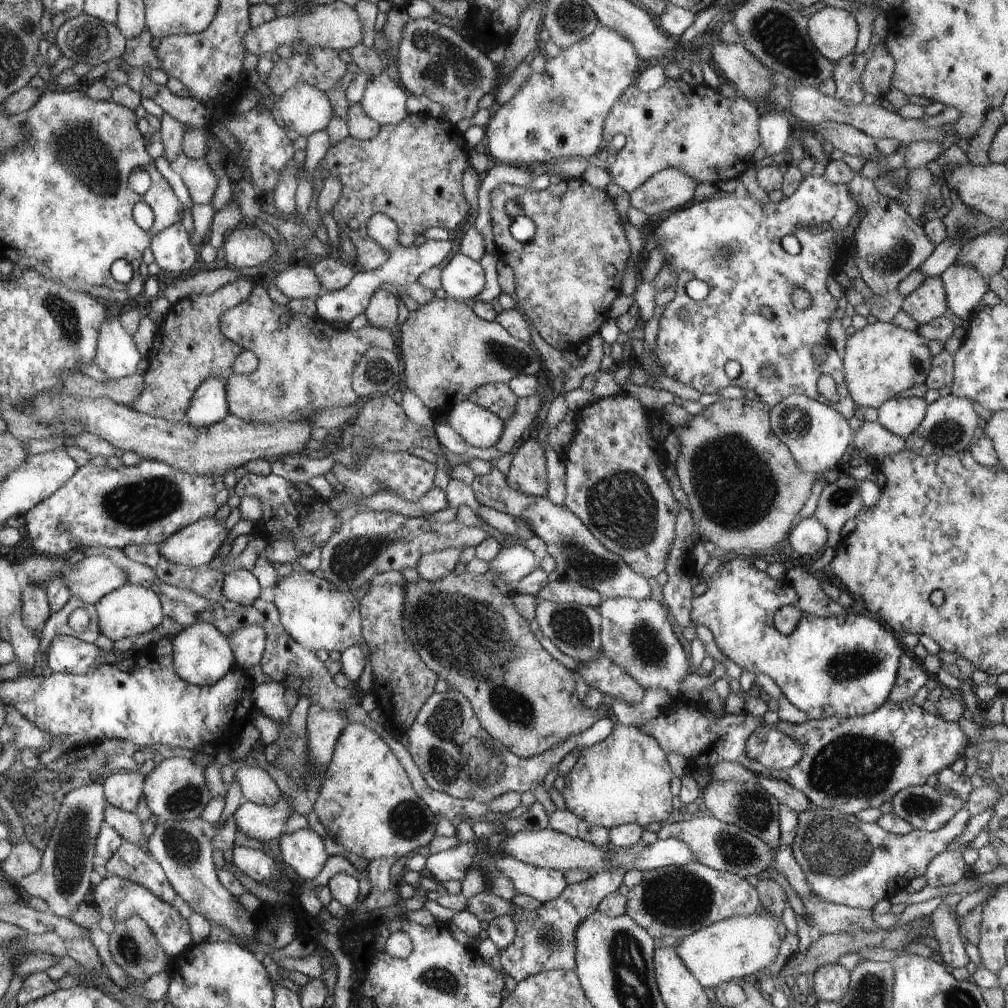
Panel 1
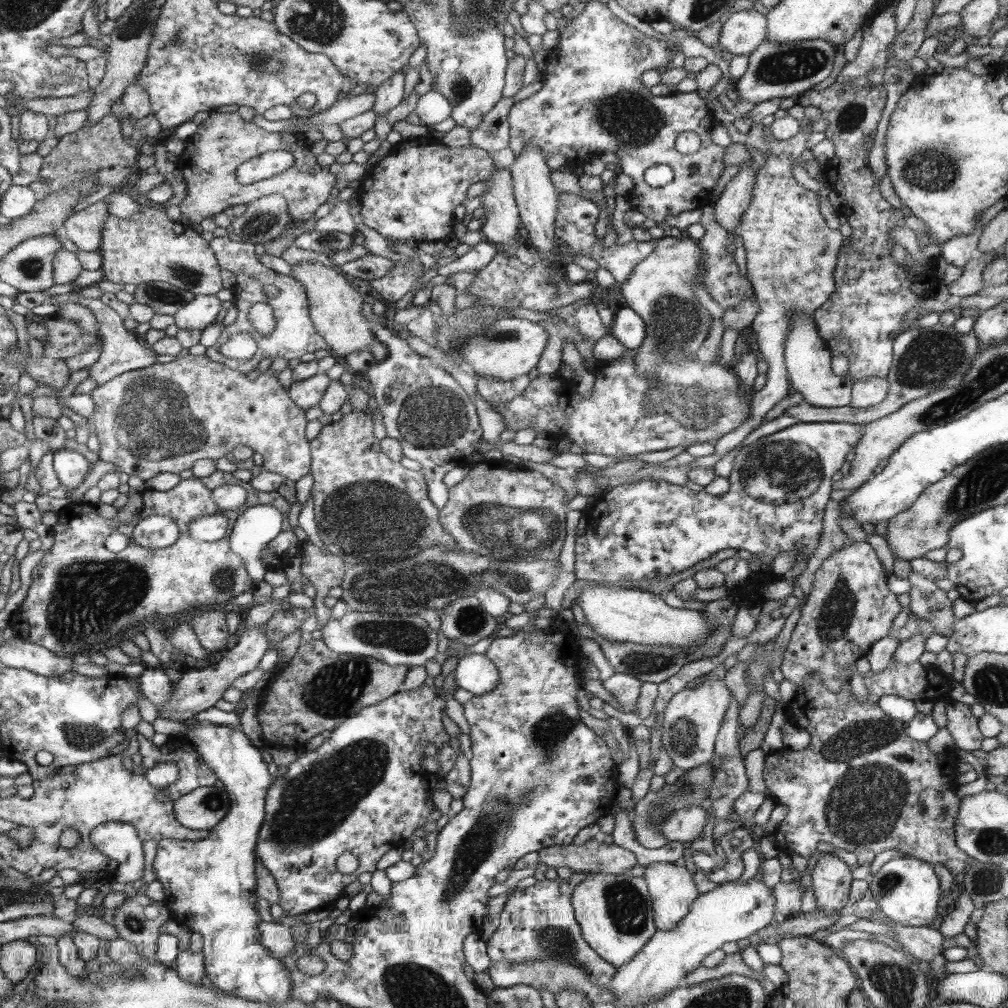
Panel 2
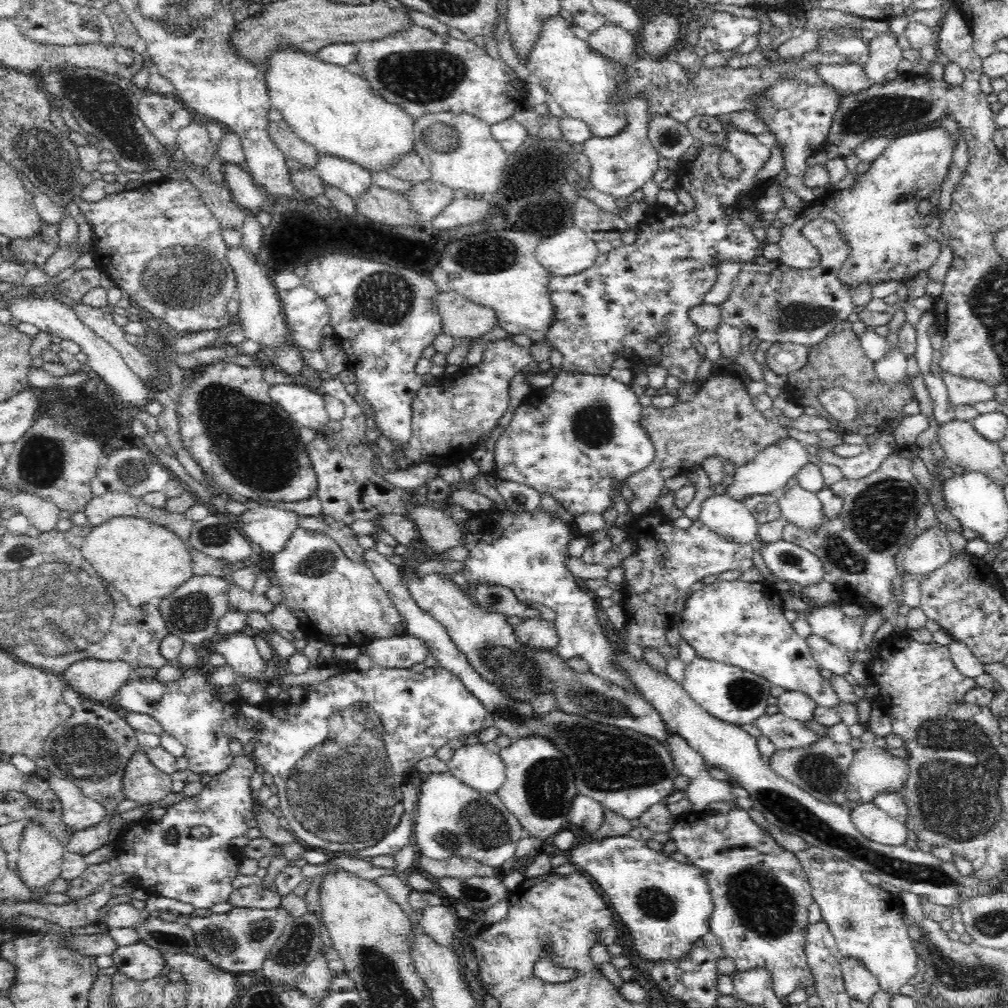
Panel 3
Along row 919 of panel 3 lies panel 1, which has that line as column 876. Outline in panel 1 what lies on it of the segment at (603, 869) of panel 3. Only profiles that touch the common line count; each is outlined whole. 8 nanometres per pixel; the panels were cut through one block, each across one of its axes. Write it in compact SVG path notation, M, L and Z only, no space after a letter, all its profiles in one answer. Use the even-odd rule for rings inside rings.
M737 555L726 559L726 562L722 564L722 568L718 568L714 574L710 574L710 576L702 575L699 577L699 580L707 584L708 589L702 595L696 596L696 598L692 597L690 611L692 623L695 625L704 625L706 628L709 628L716 641L716 646L722 651L722 654L732 660L734 664L740 666L741 669L744 668L744 670L756 675L760 673L768 674L780 687L783 696L786 697L790 704L796 706L798 710L802 710L812 721L828 717L848 718L867 715L878 710L884 702L888 701L888 696L890 696L890 692L892 692L892 688L894 688L894 684L896 684L896 676L898 676L898 670L900 670L900 656L904 654L904 650L902 650L902 646L900 646L900 640L895 637L895 634L892 634L892 630L883 622L878 622L878 620L874 620L874 618L870 618L870 616L864 616L864 611L858 611L855 614L851 611L846 615L840 614L832 617L817 617L802 612L799 623L796 624L793 632L789 635L783 635L774 625L774 614L776 614L782 606L796 606L796 603L798 605L798 595L790 584L784 584L784 586L782 586L782 580L774 580L774 578L766 574L766 571L756 569L750 559L741 559Z

